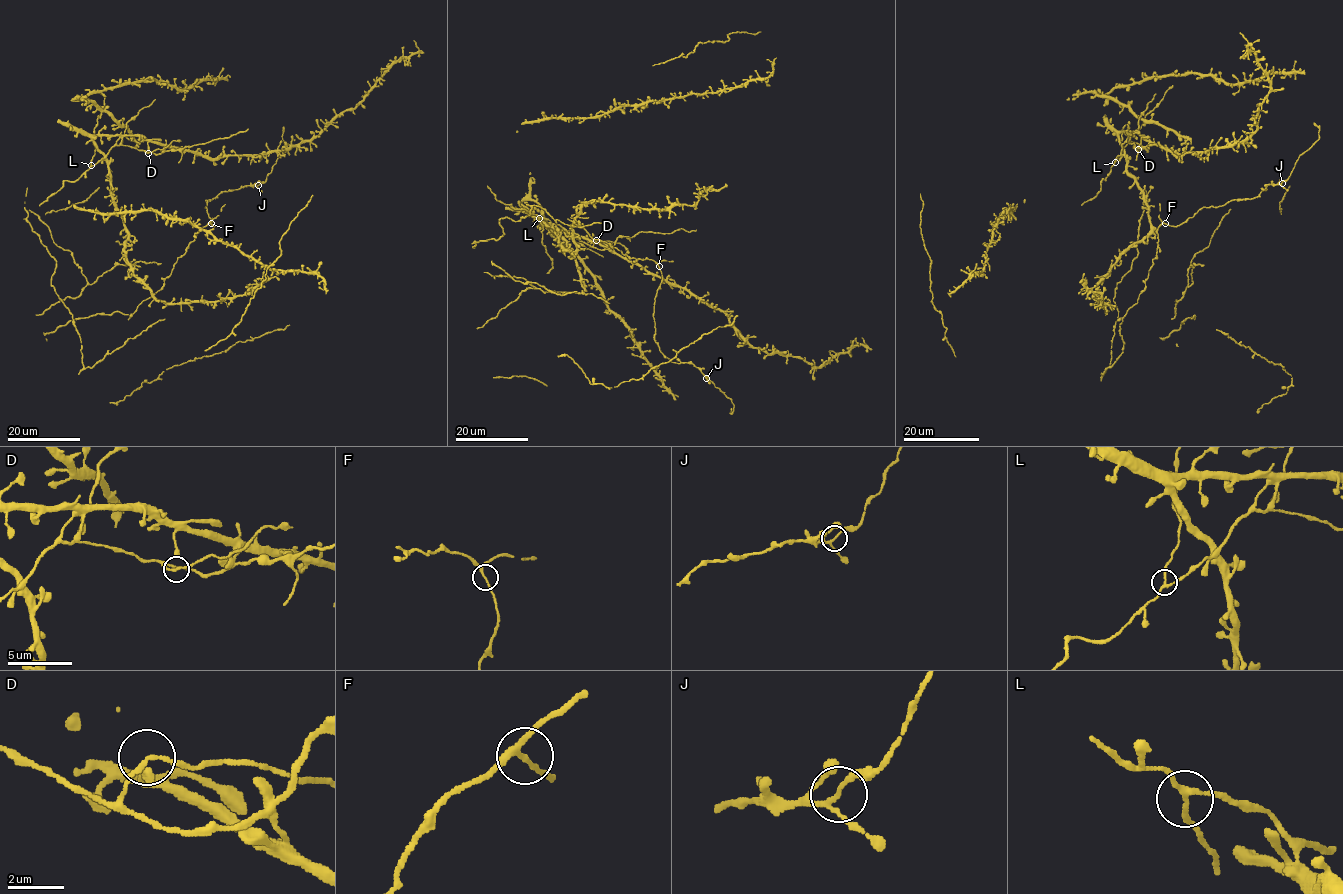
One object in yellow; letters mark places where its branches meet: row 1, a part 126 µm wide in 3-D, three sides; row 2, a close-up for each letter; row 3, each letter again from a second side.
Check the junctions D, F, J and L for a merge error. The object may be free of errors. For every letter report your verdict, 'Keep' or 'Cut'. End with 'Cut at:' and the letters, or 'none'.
D: Keep
F: Keep
J: Keep
L: Keep
Cut at: none

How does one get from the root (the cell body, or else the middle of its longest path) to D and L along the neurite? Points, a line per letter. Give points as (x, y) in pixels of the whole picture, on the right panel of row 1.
D: (1109, 268), (1151, 230), (1149, 208), (1142, 189), (1126, 169), (1121, 145), (1135, 142), (1144, 147), (1138, 149)
L: (1109, 268), (1151, 230), (1149, 208), (1142, 189), (1126, 169), (1126, 159), (1119, 155), (1115, 162)

